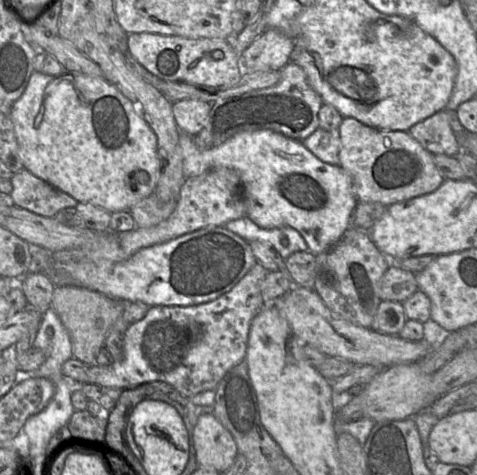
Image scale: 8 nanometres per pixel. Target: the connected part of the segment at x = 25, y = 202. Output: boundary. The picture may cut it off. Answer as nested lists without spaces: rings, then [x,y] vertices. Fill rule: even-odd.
[[[23,168],[11,177],[12,192],[8,200],[26,210],[45,217],[54,217],[67,207],[76,207],[78,201],[69,194],[35,176]]]

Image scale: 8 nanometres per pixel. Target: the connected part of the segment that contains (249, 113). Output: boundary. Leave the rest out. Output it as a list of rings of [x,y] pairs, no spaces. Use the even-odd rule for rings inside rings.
[[[291,61],[280,71],[281,79],[271,87],[210,103],[207,124],[194,136],[197,147],[202,150],[215,148],[237,133],[263,129],[273,130],[302,142],[319,128],[318,113],[324,102],[310,86],[305,71]]]

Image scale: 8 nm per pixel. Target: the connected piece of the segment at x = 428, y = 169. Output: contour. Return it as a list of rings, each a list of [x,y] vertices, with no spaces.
[[[344,117],[339,132],[339,166],[351,177],[358,203],[381,203],[388,207],[429,194],[445,181],[434,163],[433,154],[408,131],[380,130],[355,118]]]

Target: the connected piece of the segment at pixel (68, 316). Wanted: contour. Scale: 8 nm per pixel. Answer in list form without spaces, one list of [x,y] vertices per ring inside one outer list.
[[[54,287],[51,307],[70,335],[74,358],[88,365],[98,365],[96,361],[98,352],[104,346],[107,334],[124,312],[127,303],[131,302],[116,300],[81,287]]]

